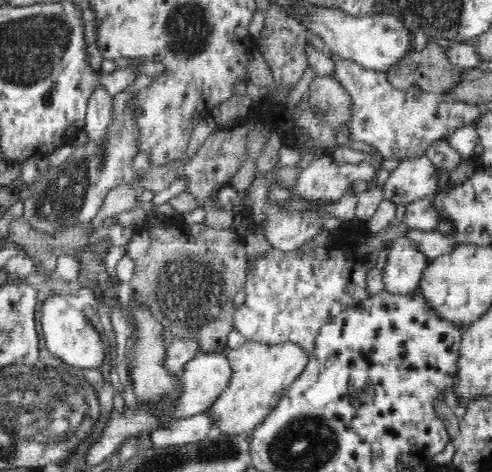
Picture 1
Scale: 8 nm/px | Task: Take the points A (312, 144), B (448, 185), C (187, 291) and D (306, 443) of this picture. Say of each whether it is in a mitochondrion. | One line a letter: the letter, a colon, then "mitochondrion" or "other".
A: mitochondrion
B: other
C: mitochondrion
D: mitochondrion

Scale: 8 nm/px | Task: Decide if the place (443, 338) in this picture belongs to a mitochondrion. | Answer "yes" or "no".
no

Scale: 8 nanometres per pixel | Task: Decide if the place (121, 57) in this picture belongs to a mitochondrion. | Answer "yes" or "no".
no

